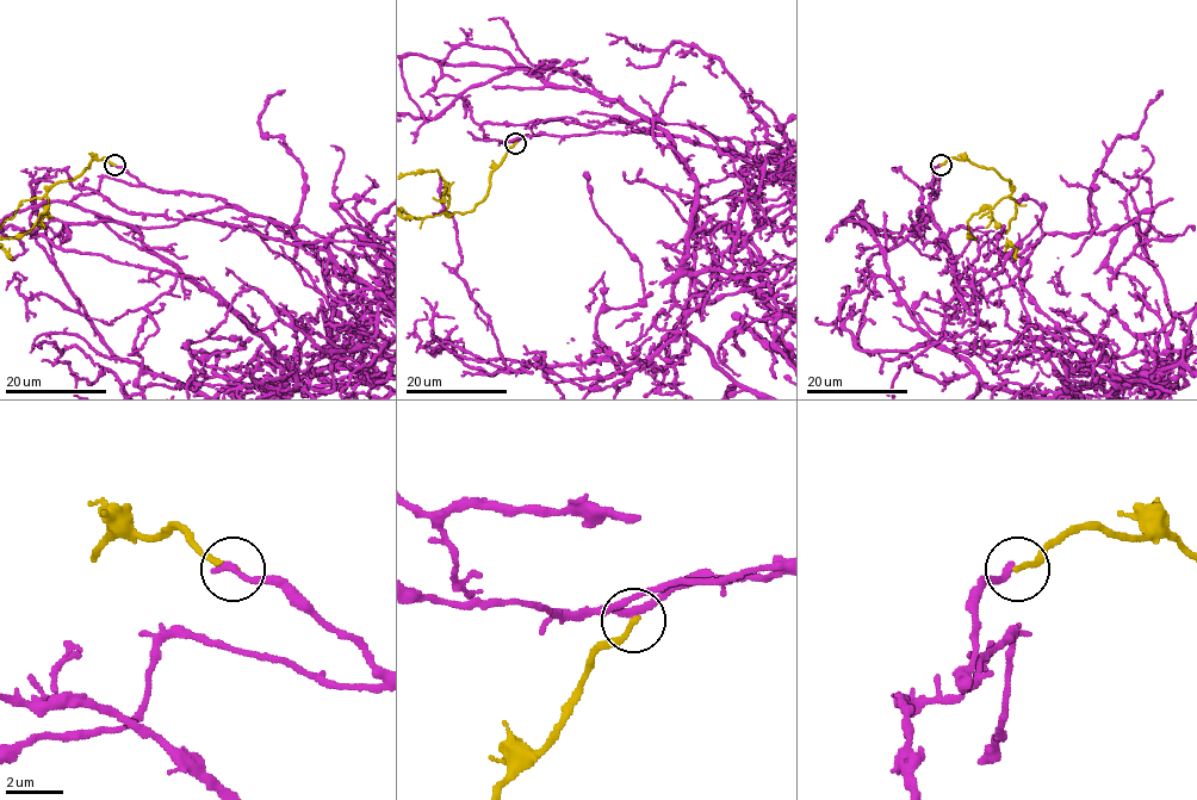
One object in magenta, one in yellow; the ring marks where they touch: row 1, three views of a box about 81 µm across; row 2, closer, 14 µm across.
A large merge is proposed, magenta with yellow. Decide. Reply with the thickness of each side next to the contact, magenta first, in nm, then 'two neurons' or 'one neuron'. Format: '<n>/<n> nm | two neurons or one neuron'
320/200 nm | two neurons

